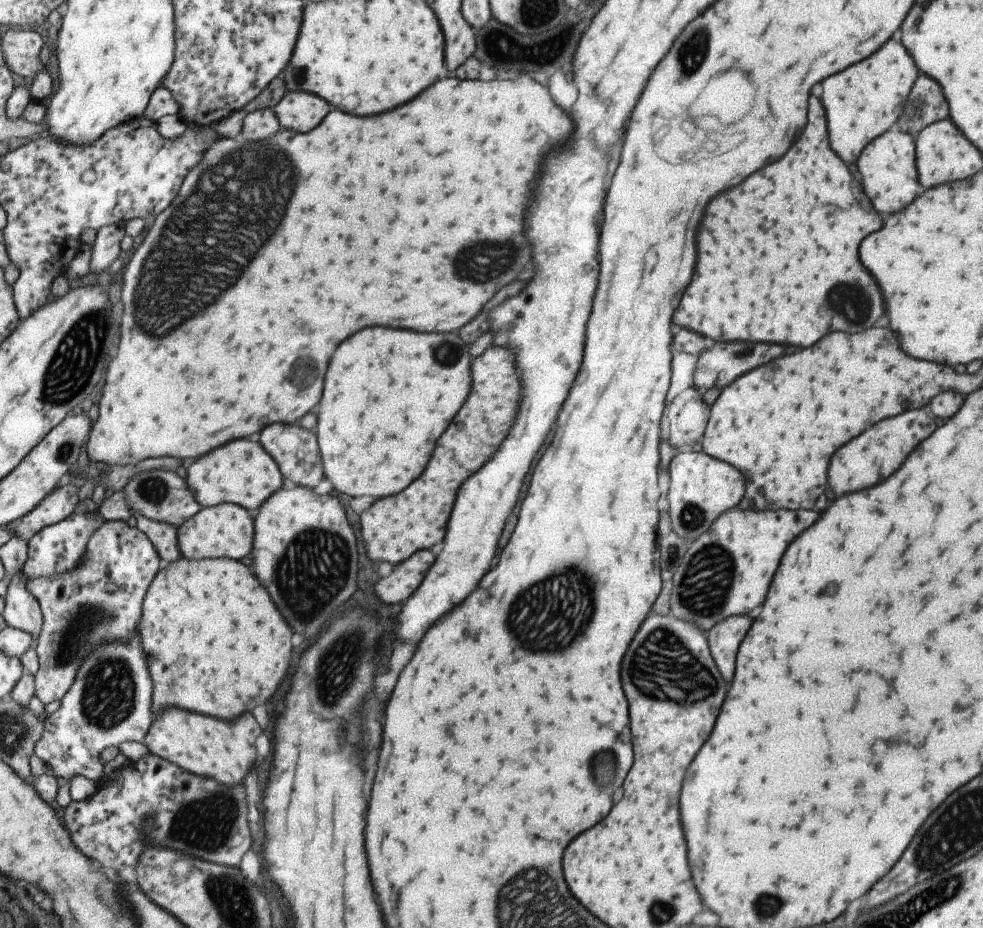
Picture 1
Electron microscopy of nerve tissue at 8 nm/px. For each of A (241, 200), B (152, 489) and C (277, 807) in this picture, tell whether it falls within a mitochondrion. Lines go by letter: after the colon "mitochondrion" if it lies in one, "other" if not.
A: mitochondrion
B: mitochondrion
C: mitochondrion

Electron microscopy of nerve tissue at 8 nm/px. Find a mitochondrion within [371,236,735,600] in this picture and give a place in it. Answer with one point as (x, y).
(447, 354)

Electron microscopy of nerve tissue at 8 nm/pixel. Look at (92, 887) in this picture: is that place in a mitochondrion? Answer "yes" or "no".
yes

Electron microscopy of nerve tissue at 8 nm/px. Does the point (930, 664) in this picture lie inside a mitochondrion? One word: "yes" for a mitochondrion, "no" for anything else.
no

